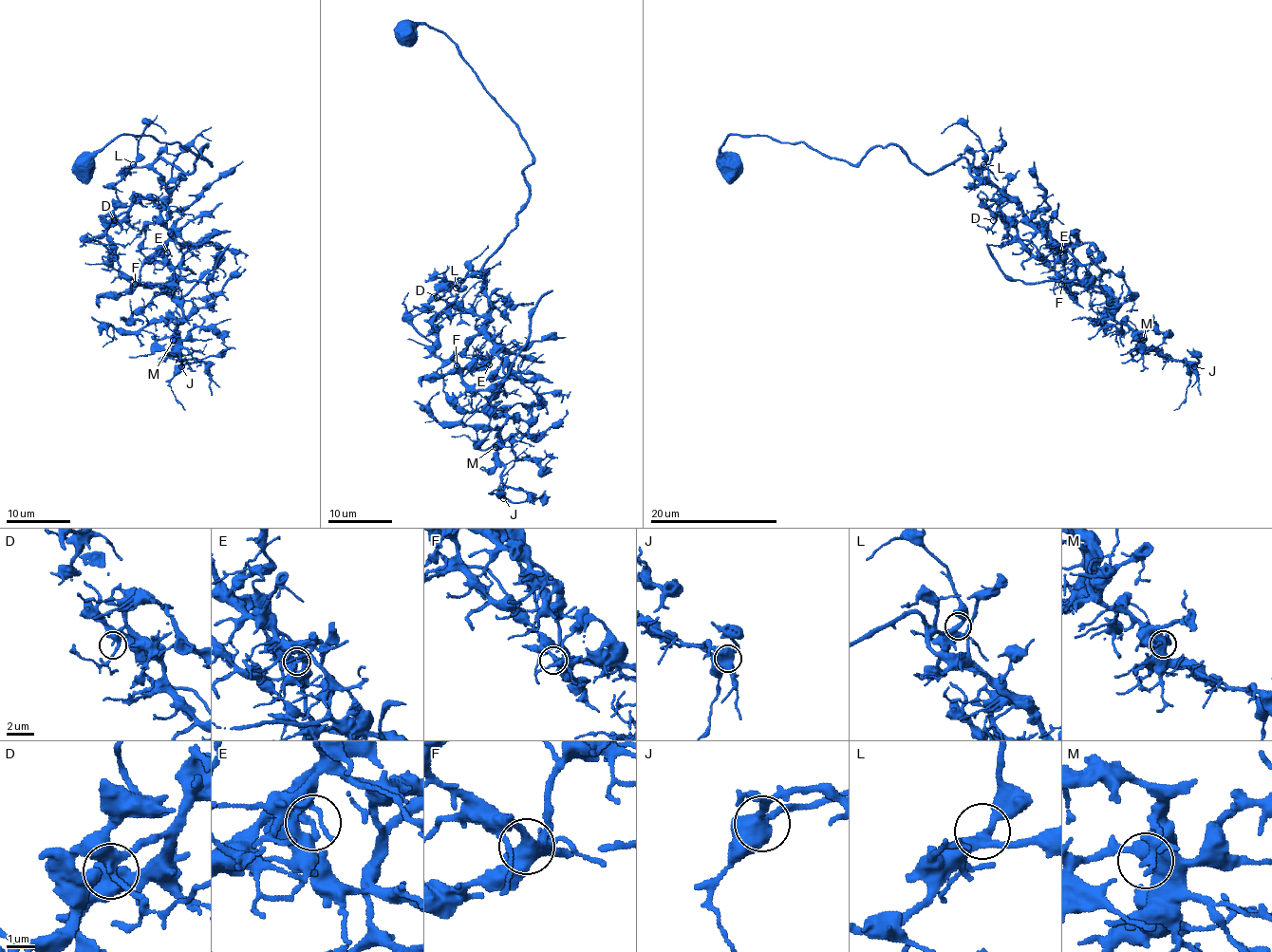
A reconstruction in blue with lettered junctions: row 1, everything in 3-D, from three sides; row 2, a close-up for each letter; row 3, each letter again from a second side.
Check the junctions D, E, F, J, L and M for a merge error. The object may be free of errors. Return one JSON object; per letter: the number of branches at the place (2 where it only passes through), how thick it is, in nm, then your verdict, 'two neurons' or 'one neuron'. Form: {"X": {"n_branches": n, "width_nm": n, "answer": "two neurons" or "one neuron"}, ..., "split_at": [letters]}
{"D": {"n_branches": 3, "width_nm": 360, "answer": "one neuron"}, "E": {"n_branches": 1, "width_nm": 460, "answer": "two neurons"}, "F": {"n_branches": 2, "width_nm": 440, "answer": "one neuron"}, "J": {"n_branches": 2, "width_nm": 500, "answer": "one neuron"}, "L": {"n_branches": 3, "width_nm": 320, "answer": "one neuron"}, "M": {"n_branches": 2, "width_nm": 600, "answer": "one neuron"}, "split_at": ["E"]}

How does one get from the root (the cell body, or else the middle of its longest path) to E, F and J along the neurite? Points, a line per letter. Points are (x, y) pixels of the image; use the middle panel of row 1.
E: (402, 30), (444, 33), (532, 157), (517, 223), (475, 271), (491, 309), (489, 364)
F: (402, 30), (444, 33), (532, 157), (517, 223), (475, 271), (491, 318), (457, 365)
J: (402, 30), (444, 33), (532, 157), (517, 223), (475, 271), (505, 375), (491, 401), (505, 413), (503, 498)

